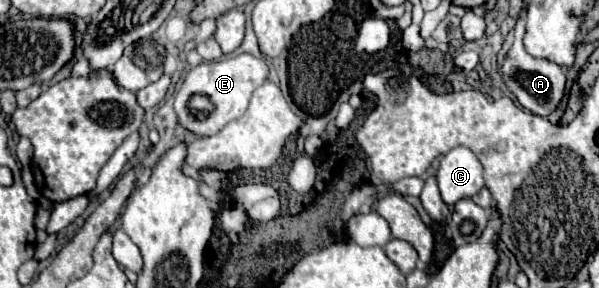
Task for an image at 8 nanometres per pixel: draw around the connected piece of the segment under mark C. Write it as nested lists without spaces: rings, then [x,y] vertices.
[[[464,146],[442,156],[436,180],[440,196],[448,206],[454,206],[462,198],[472,198],[484,186],[482,166],[476,154]]]

